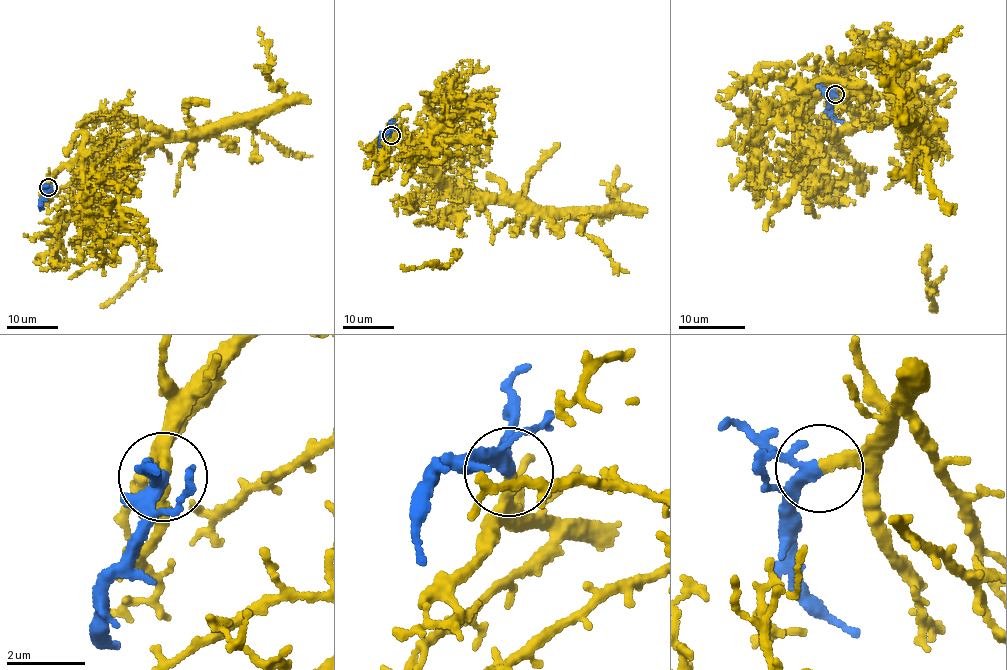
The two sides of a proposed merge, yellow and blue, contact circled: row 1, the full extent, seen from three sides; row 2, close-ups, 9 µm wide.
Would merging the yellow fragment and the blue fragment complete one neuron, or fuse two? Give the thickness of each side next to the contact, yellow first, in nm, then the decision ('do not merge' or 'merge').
300 nm thick on the yellow side, 240 nm on the other; merge

